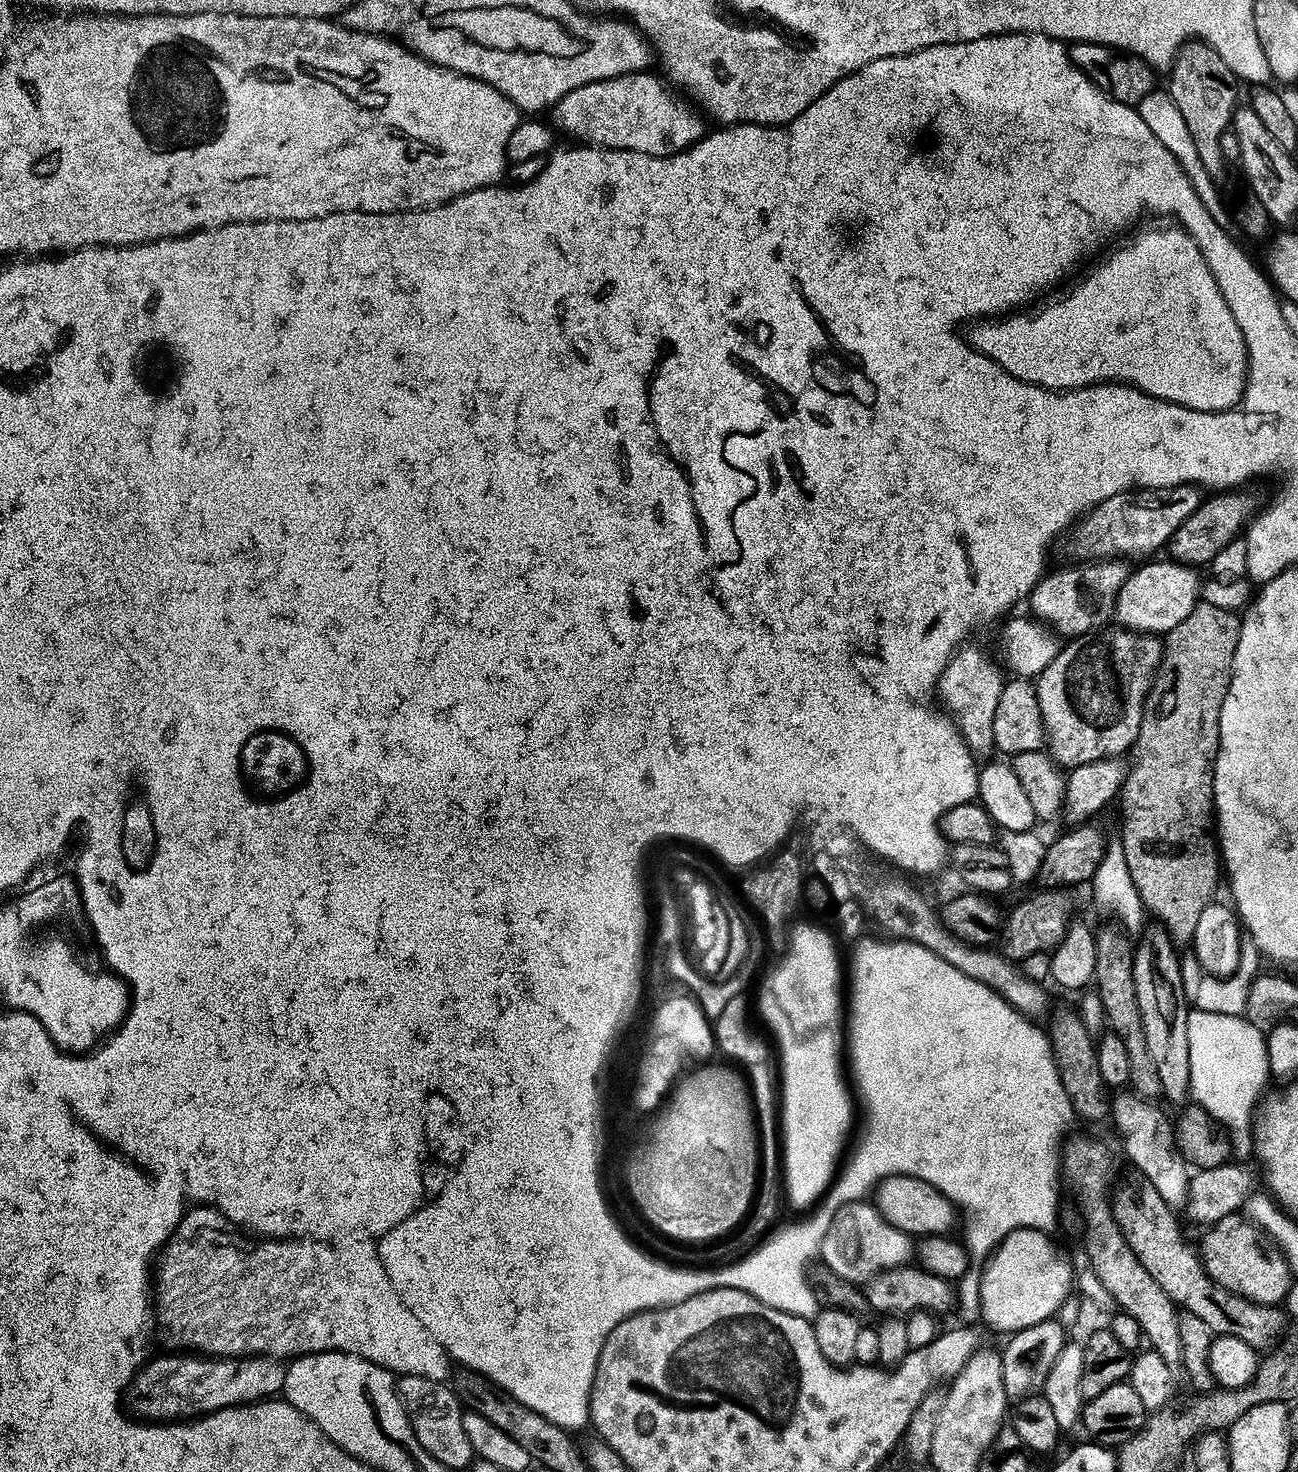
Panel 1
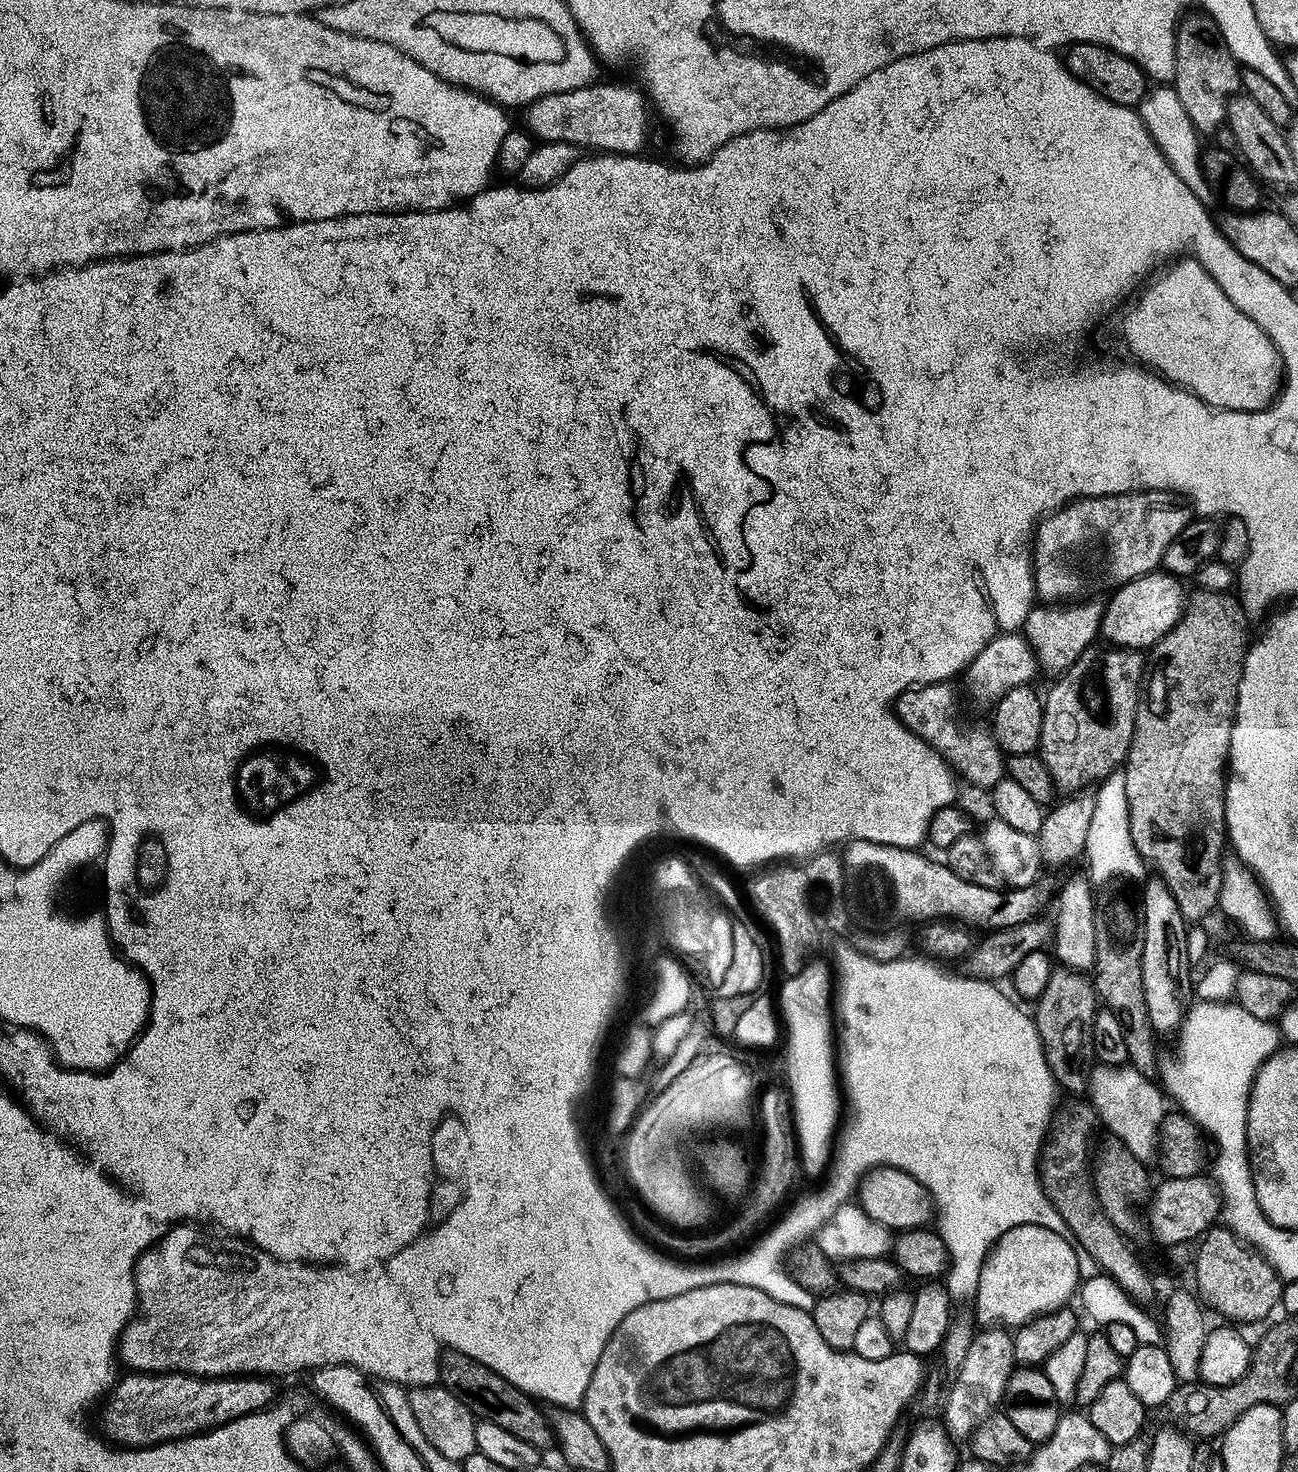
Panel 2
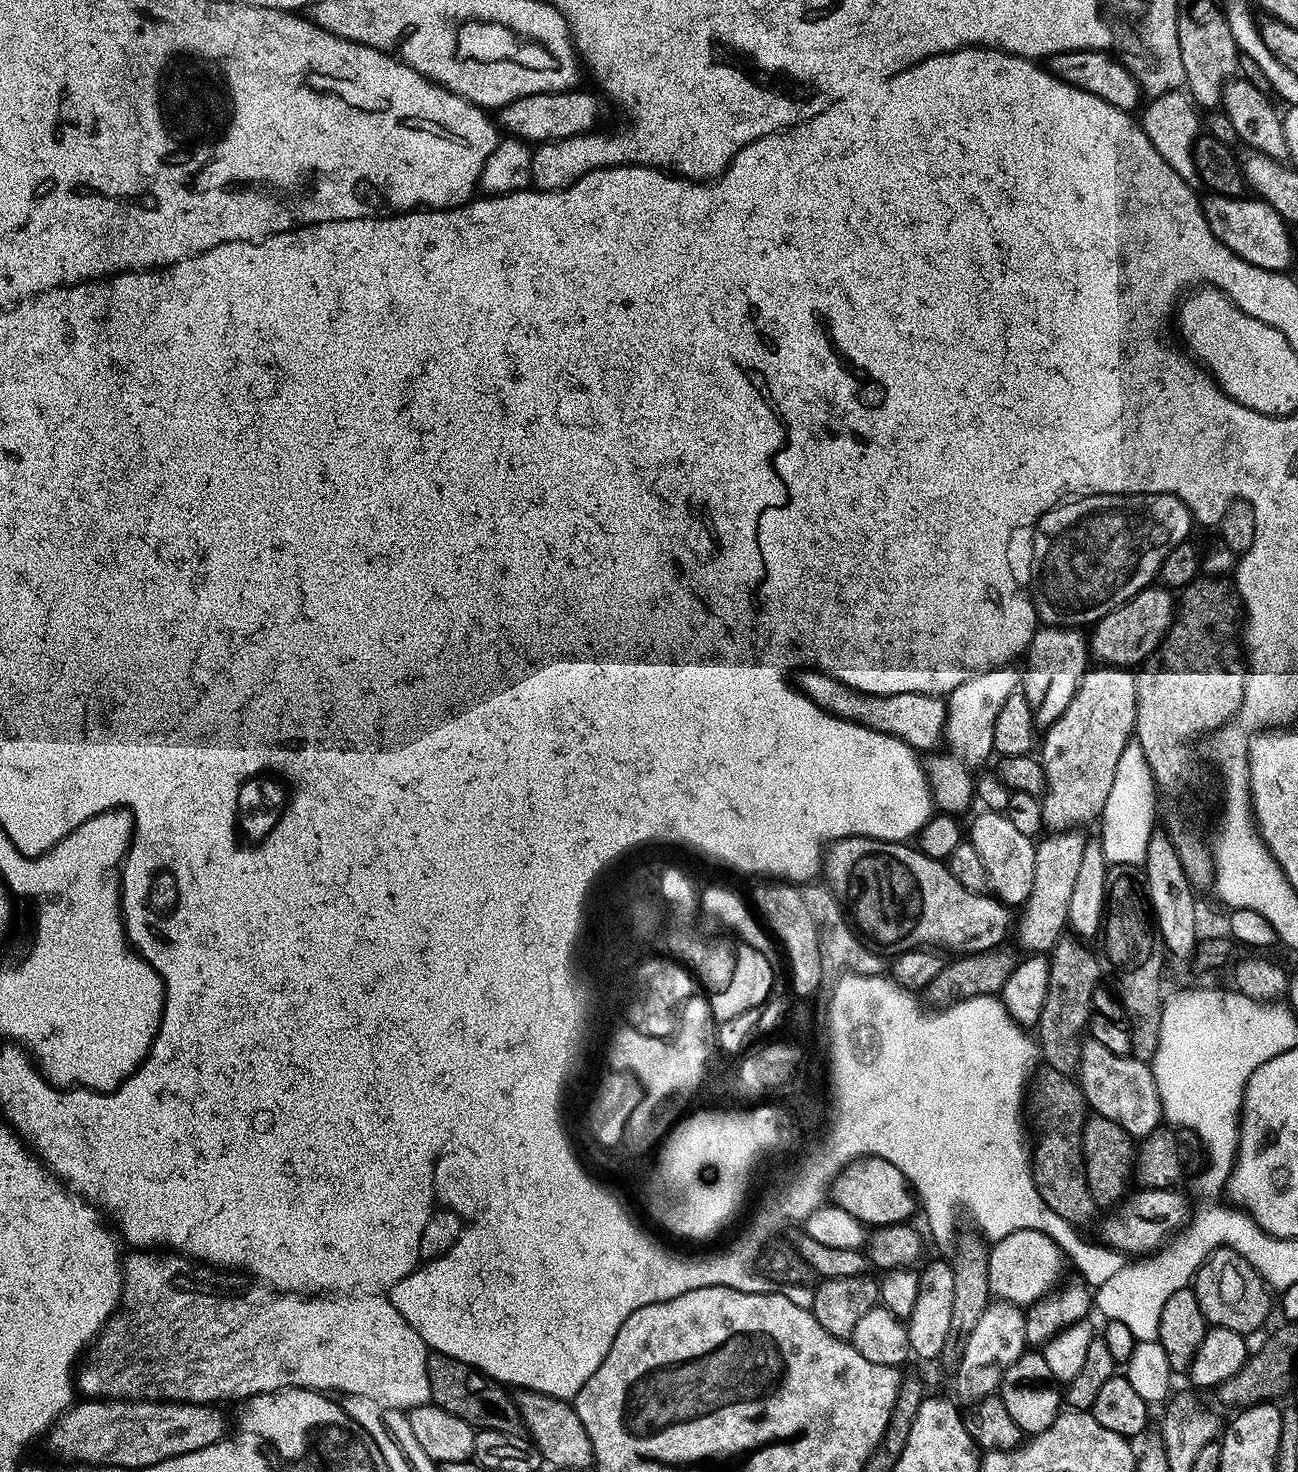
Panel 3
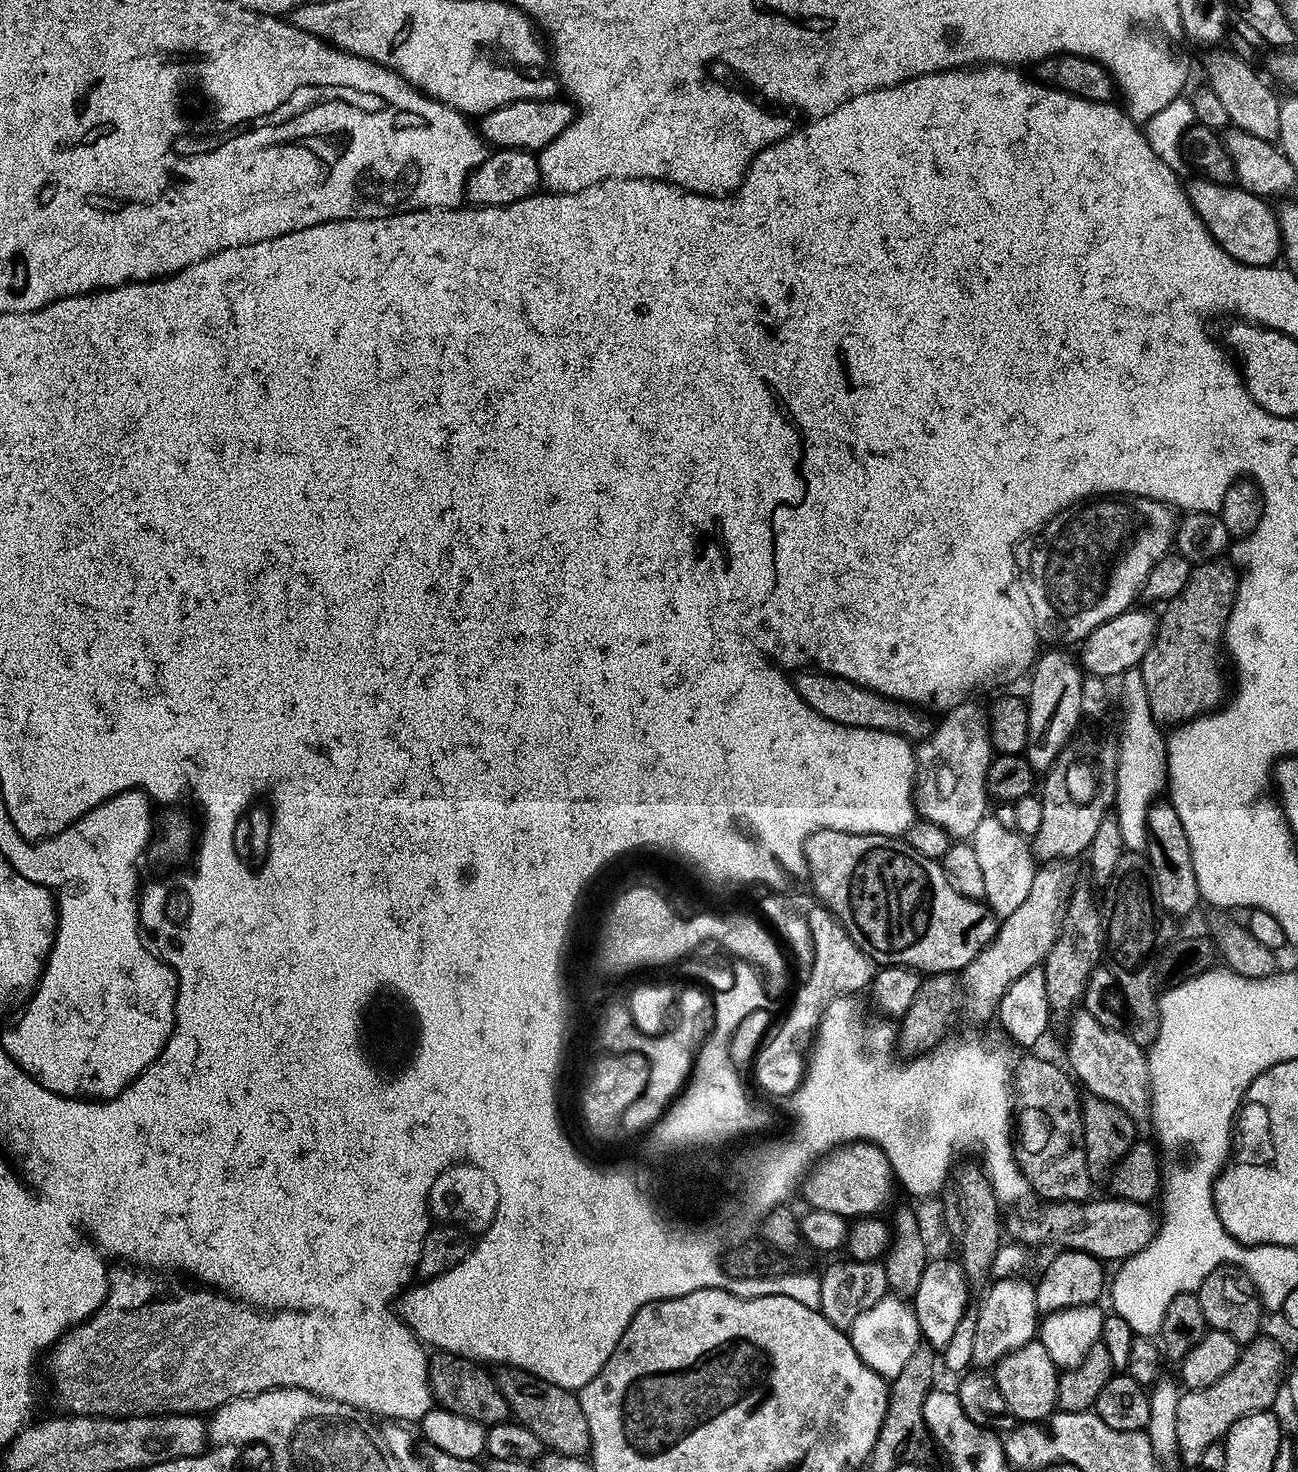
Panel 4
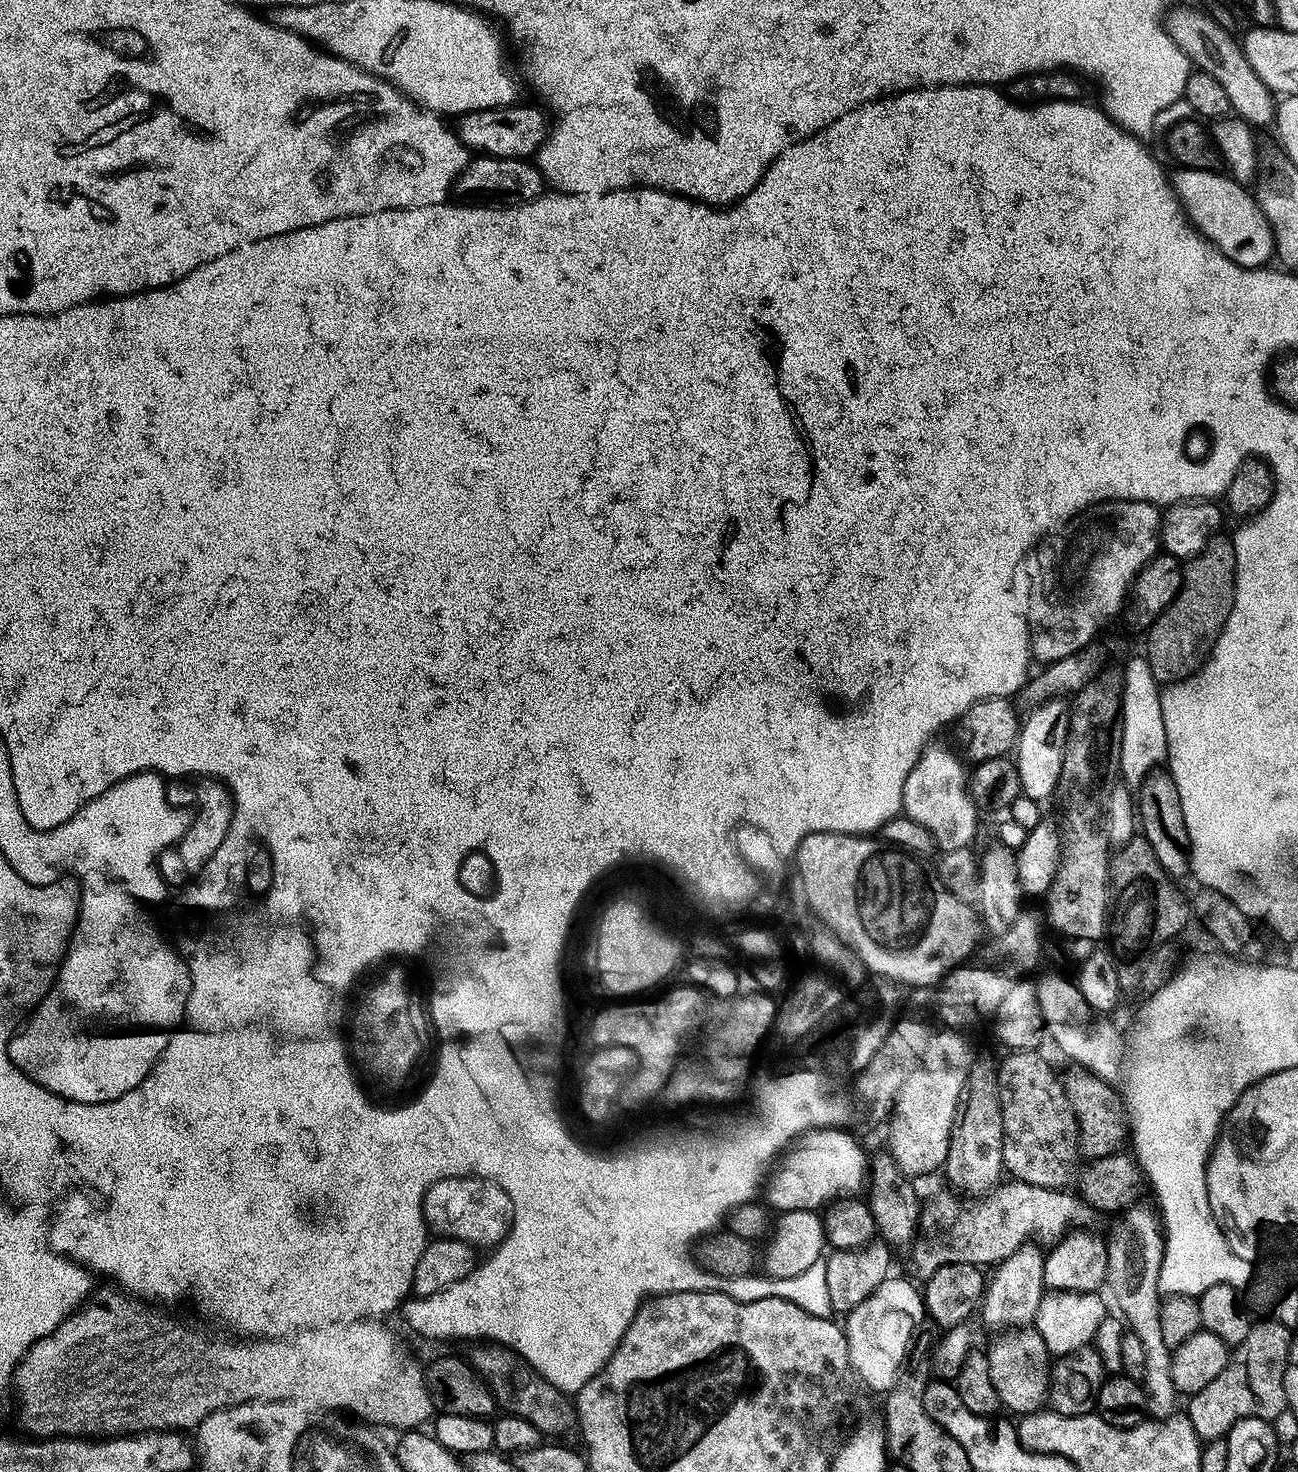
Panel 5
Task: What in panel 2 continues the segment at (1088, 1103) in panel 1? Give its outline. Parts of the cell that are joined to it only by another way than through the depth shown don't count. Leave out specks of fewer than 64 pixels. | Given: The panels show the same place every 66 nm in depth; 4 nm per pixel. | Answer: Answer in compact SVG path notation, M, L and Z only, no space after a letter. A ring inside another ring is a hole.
M1063 966L1053 967L1050 982L1046 982L1046 990L1042 990L1040 997L1035 1000L1034 1008L1036 1029L1044 1047L1047 1068L1052 1072L1057 1085L1063 1091L1065 1088L1068 1092L1087 1093L1088 1078L1094 1065L1092 1027L1098 1011L1093 977Z

